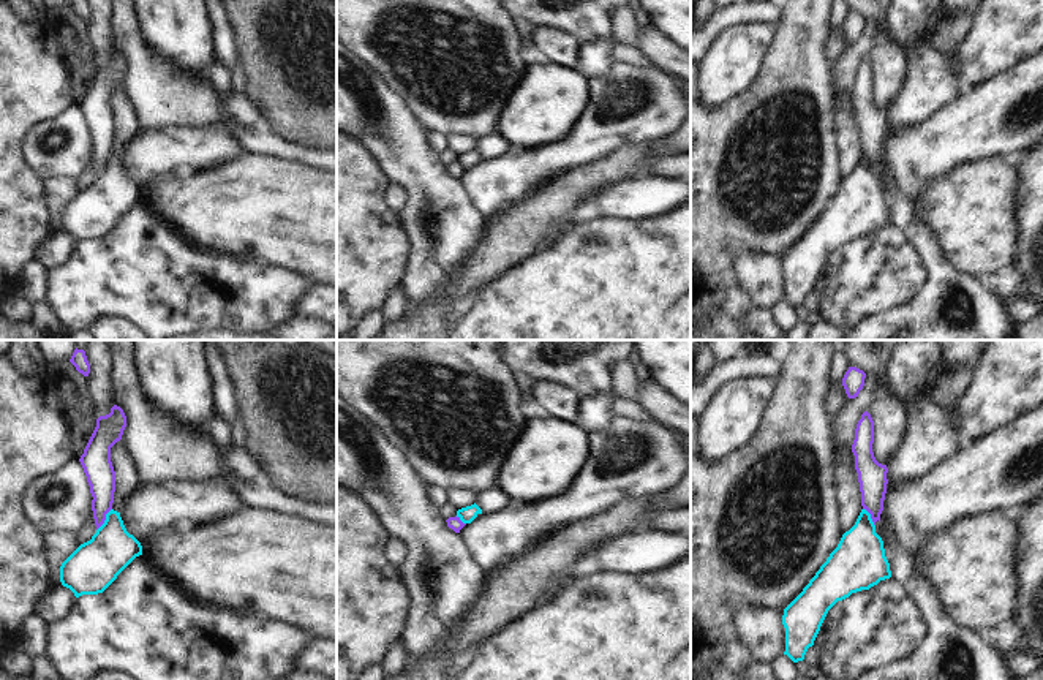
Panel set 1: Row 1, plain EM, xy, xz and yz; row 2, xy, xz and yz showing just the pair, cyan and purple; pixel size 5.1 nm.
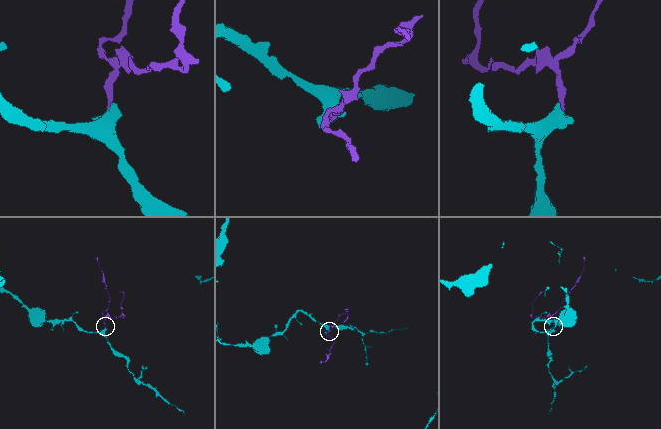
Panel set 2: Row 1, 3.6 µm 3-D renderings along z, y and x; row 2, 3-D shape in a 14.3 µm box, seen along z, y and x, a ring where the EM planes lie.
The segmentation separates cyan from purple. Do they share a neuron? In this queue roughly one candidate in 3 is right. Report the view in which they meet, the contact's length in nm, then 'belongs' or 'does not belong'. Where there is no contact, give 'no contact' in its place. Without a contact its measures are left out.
xy | 140 nm | does not belong

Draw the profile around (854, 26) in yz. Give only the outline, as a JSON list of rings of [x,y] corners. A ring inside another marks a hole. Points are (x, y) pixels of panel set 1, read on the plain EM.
[[[849,13],[842,24],[842,32],[849,44],[858,43],[860,36],[864,32],[866,19],[857,13]]]

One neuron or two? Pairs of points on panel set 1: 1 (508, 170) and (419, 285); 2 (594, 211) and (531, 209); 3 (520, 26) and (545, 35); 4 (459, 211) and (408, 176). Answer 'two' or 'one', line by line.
1: two
2: two
3: two
4: one

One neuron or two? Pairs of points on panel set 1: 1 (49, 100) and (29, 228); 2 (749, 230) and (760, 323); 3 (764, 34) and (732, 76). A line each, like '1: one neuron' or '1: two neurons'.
1: one neuron
2: two neurons
3: one neuron

